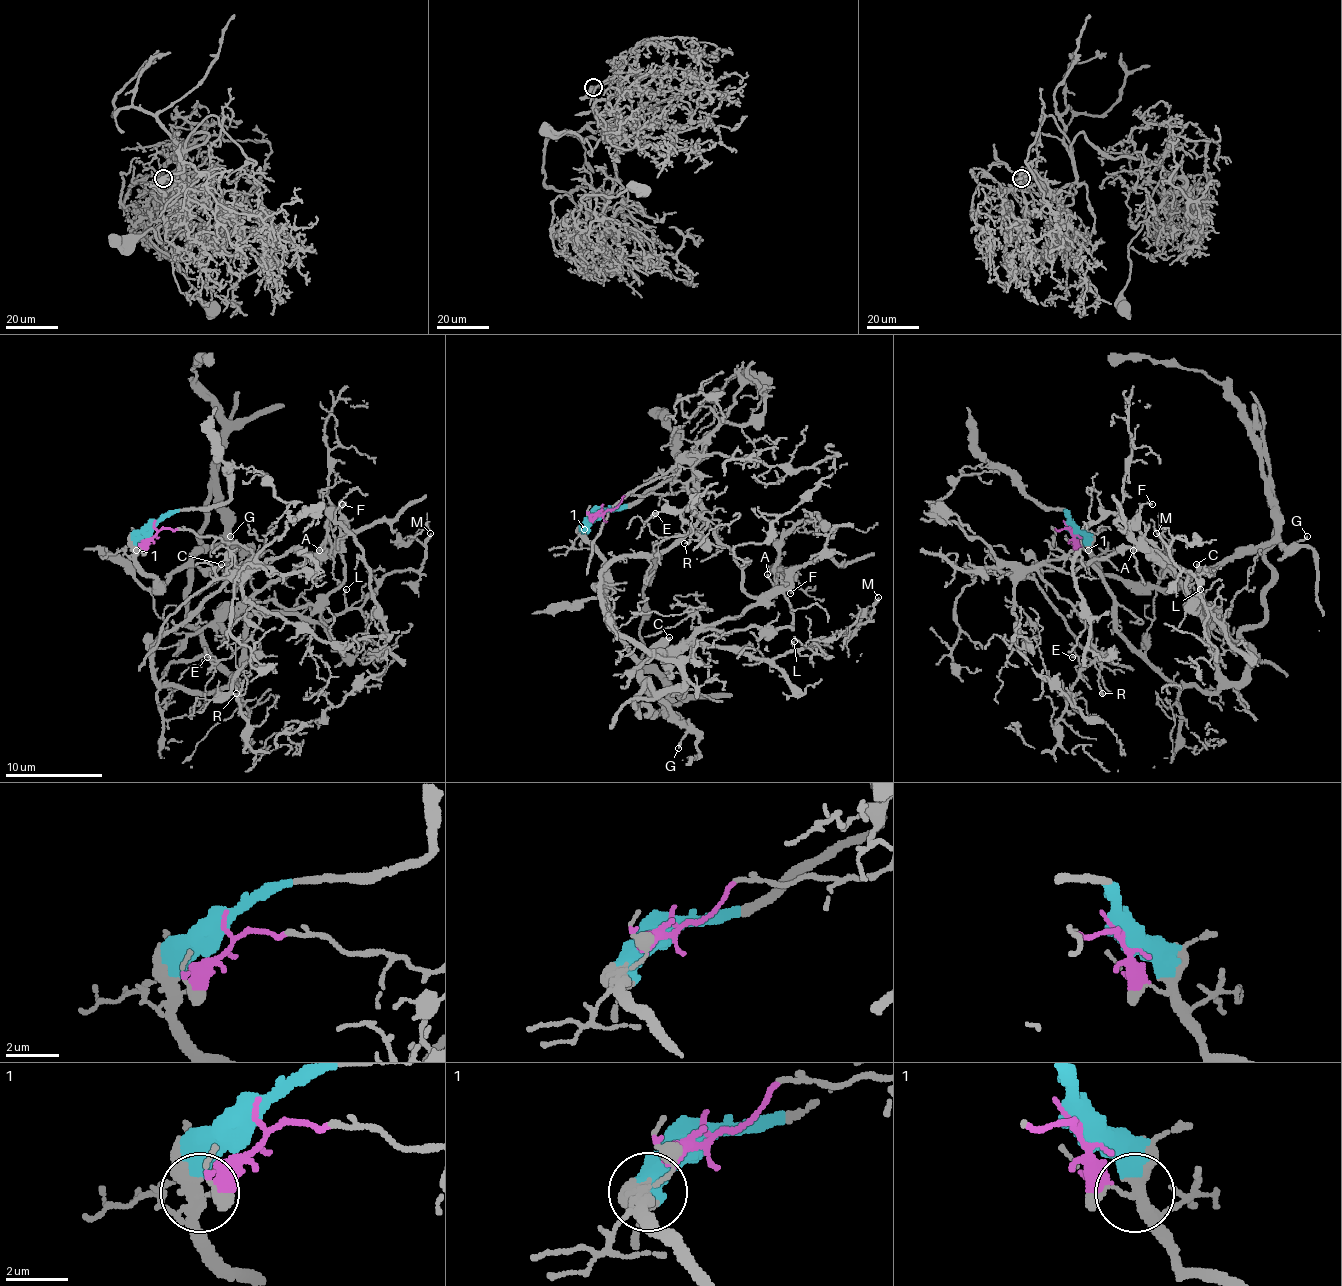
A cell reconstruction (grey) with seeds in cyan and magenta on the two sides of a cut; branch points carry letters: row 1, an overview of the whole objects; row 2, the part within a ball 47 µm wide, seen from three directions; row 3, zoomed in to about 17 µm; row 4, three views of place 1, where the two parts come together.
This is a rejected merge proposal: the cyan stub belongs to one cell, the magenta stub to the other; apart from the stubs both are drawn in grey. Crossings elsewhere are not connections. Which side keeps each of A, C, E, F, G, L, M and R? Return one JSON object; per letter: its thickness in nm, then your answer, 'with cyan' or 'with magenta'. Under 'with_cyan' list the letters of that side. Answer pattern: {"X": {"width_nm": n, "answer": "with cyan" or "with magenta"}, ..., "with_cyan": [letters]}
{"A": {"width_nm": 100, "answer": "with magenta"}, "C": {"width_nm": 400, "answer": "with cyan"}, "E": {"width_nm": 100, "answer": "with magenta"}, "F": {"width_nm": 130, "answer": "with magenta"}, "G": {"width_nm": 160, "answer": "with cyan"}, "L": {"width_nm": 80, "answer": "with magenta"}, "M": {"width_nm": 170, "answer": "with magenta"}, "R": {"width_nm": 170, "answer": "with magenta"}, "with_cyan": ["C", "G"]}

